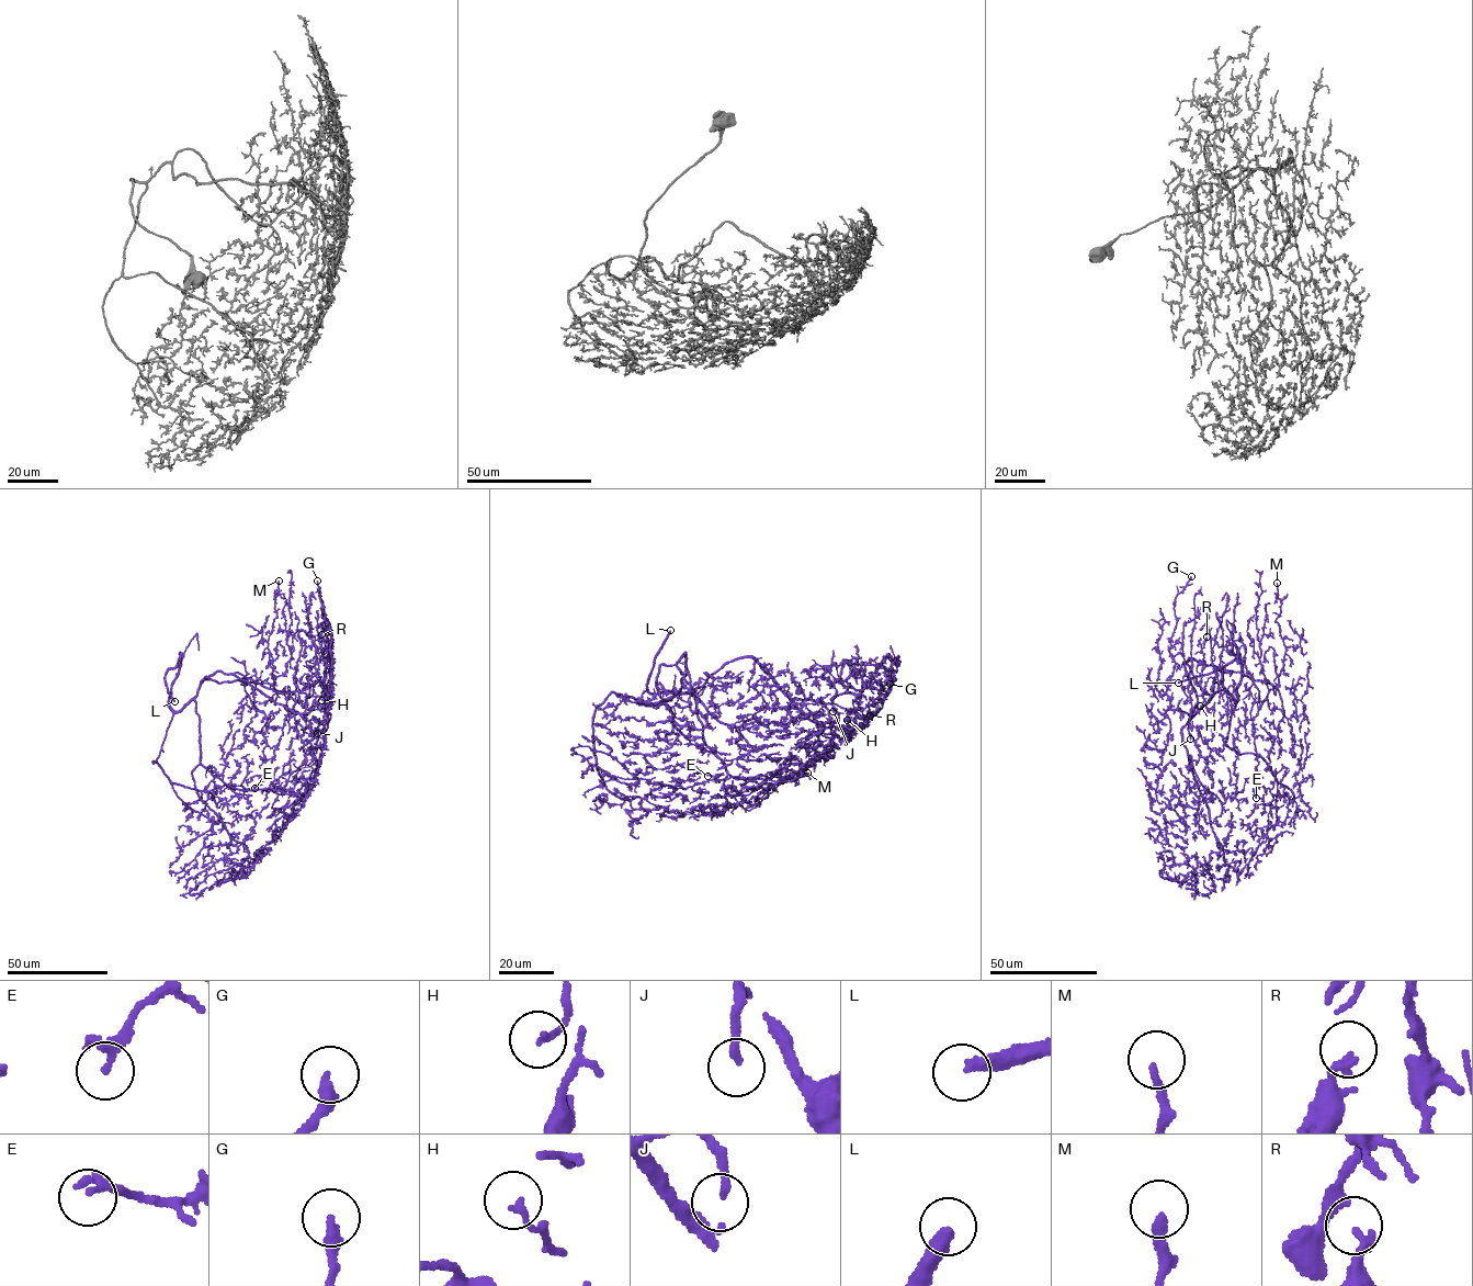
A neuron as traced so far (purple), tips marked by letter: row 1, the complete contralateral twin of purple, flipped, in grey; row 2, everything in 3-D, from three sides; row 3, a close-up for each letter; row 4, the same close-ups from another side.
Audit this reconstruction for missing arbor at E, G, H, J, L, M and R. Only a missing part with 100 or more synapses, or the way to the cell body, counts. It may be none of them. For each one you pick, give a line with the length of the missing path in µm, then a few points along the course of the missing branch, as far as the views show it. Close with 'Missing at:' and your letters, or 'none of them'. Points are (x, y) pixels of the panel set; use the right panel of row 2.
J: 20 µm | (1190, 739), (1188, 746), (1183, 743), (1186, 722)
L: 60 µm | (1178, 683), (1102, 691), (1069, 710)
Missing at: J, L

